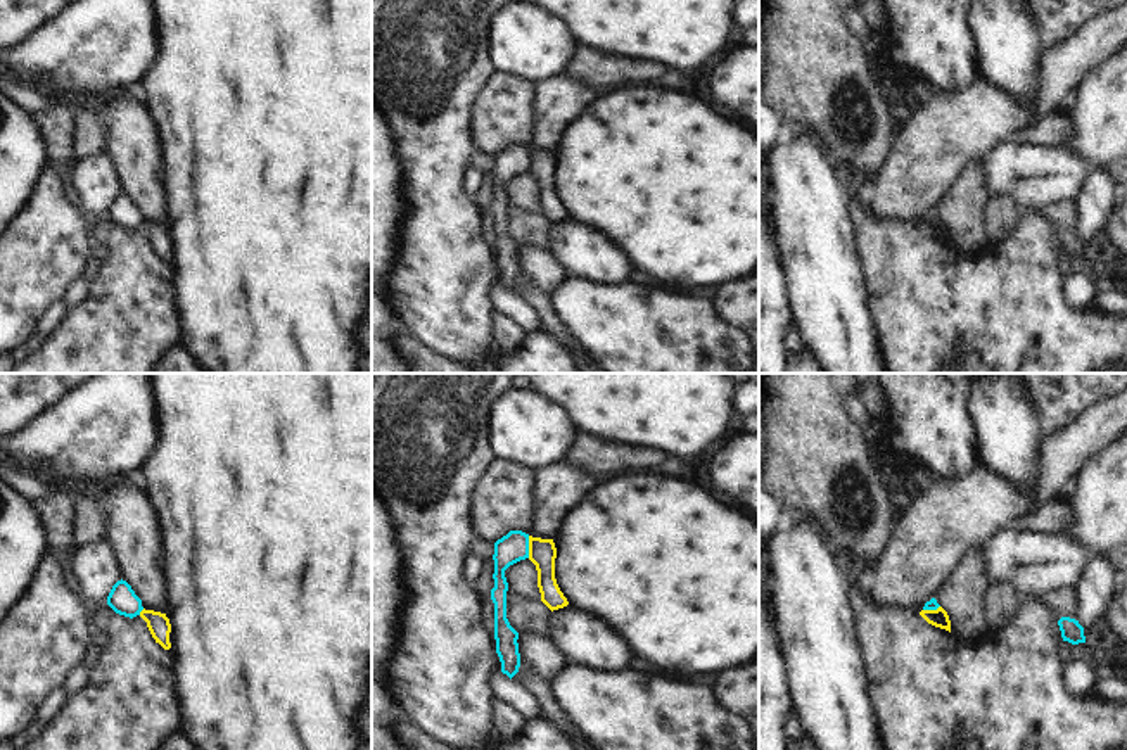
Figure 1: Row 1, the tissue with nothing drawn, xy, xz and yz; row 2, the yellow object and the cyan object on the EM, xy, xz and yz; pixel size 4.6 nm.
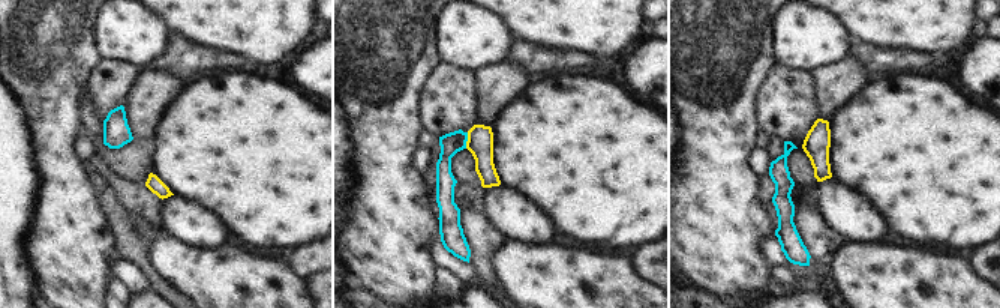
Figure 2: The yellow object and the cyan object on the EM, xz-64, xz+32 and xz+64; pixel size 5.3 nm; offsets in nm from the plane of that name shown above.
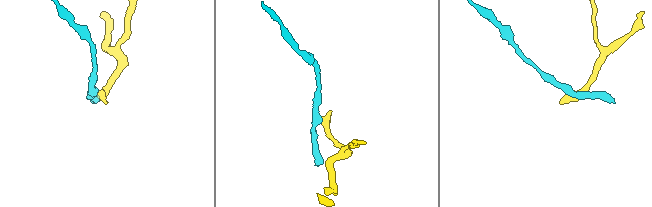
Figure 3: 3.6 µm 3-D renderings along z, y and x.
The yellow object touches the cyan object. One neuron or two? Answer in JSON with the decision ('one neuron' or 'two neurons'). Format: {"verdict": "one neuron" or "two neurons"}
{"verdict": "two neurons"}

